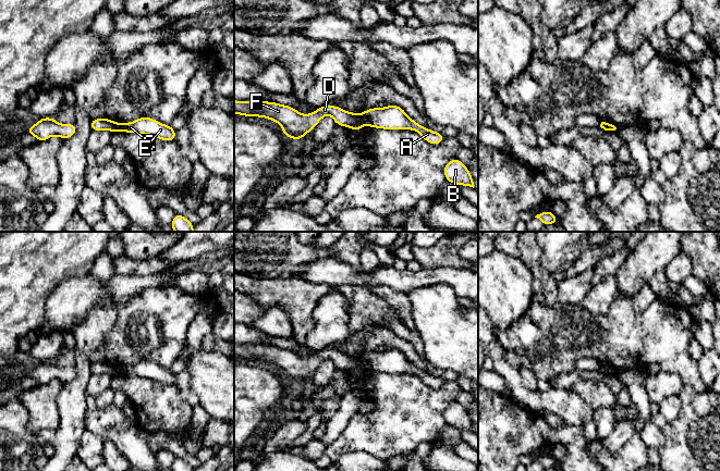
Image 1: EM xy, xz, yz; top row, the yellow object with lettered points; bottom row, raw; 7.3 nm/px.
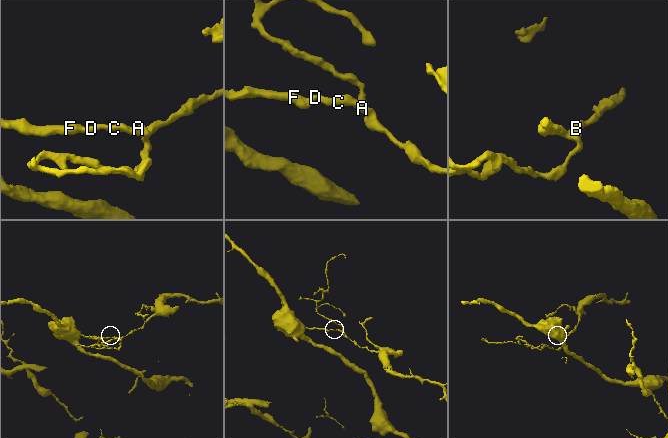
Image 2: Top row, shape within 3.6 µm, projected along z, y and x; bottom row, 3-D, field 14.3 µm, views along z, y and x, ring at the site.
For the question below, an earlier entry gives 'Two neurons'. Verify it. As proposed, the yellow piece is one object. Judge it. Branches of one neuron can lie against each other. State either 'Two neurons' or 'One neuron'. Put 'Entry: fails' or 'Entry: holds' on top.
Entry: holds
Two neurons

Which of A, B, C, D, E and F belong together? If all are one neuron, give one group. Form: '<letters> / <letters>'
A B C E / D F

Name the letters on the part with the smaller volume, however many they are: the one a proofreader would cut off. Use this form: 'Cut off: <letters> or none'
Cut off: A, B, C, E

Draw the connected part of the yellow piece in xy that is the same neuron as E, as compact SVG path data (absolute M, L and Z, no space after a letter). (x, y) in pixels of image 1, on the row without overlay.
M139 361L134 365L122 368L121 374L154 380L167 385L174 385L176 374L150 361Z

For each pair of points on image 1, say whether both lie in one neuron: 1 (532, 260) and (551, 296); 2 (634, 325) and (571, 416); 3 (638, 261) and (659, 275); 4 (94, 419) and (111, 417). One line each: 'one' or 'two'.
1: one
2: two
3: two
4: one

